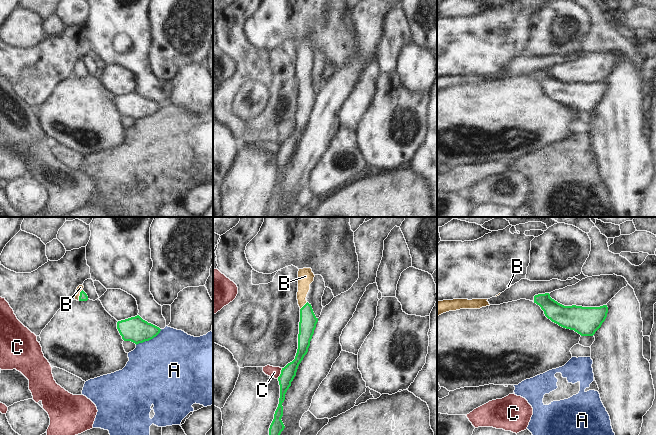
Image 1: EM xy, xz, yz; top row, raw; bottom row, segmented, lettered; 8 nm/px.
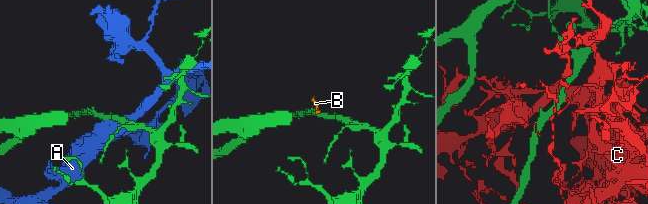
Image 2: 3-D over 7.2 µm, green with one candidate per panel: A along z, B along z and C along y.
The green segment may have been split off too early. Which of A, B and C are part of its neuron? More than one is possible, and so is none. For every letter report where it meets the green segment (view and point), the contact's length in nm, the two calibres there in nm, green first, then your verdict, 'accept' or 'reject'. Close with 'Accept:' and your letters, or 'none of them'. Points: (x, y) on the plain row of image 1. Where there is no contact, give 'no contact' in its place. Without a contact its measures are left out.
A: xy (149, 115) | 240 nm | 200/480 nm | reject
B: xy (80, 71) | 100 nm | 70/50 nm | accept
C: xz (281, 149) | 100 nm | 120/90 nm | reject
Accept: B

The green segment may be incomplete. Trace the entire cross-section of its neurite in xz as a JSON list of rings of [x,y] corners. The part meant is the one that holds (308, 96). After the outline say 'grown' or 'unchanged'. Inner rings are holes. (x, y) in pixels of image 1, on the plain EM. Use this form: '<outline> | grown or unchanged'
[[[303,44],[299,45],[298,47],[297,76],[300,83],[298,125],[295,135],[282,144],[281,150],[278,153],[280,161],[279,180],[269,204],[269,212],[267,217],[275,217],[285,204],[281,196],[283,192],[282,179],[285,176],[287,166],[291,162],[291,158],[296,152],[299,140],[308,128],[310,117],[318,98],[318,94],[315,92],[311,80],[309,80],[306,76],[307,70],[310,66],[310,60],[314,57],[314,53],[315,51],[311,44]]] | grown

